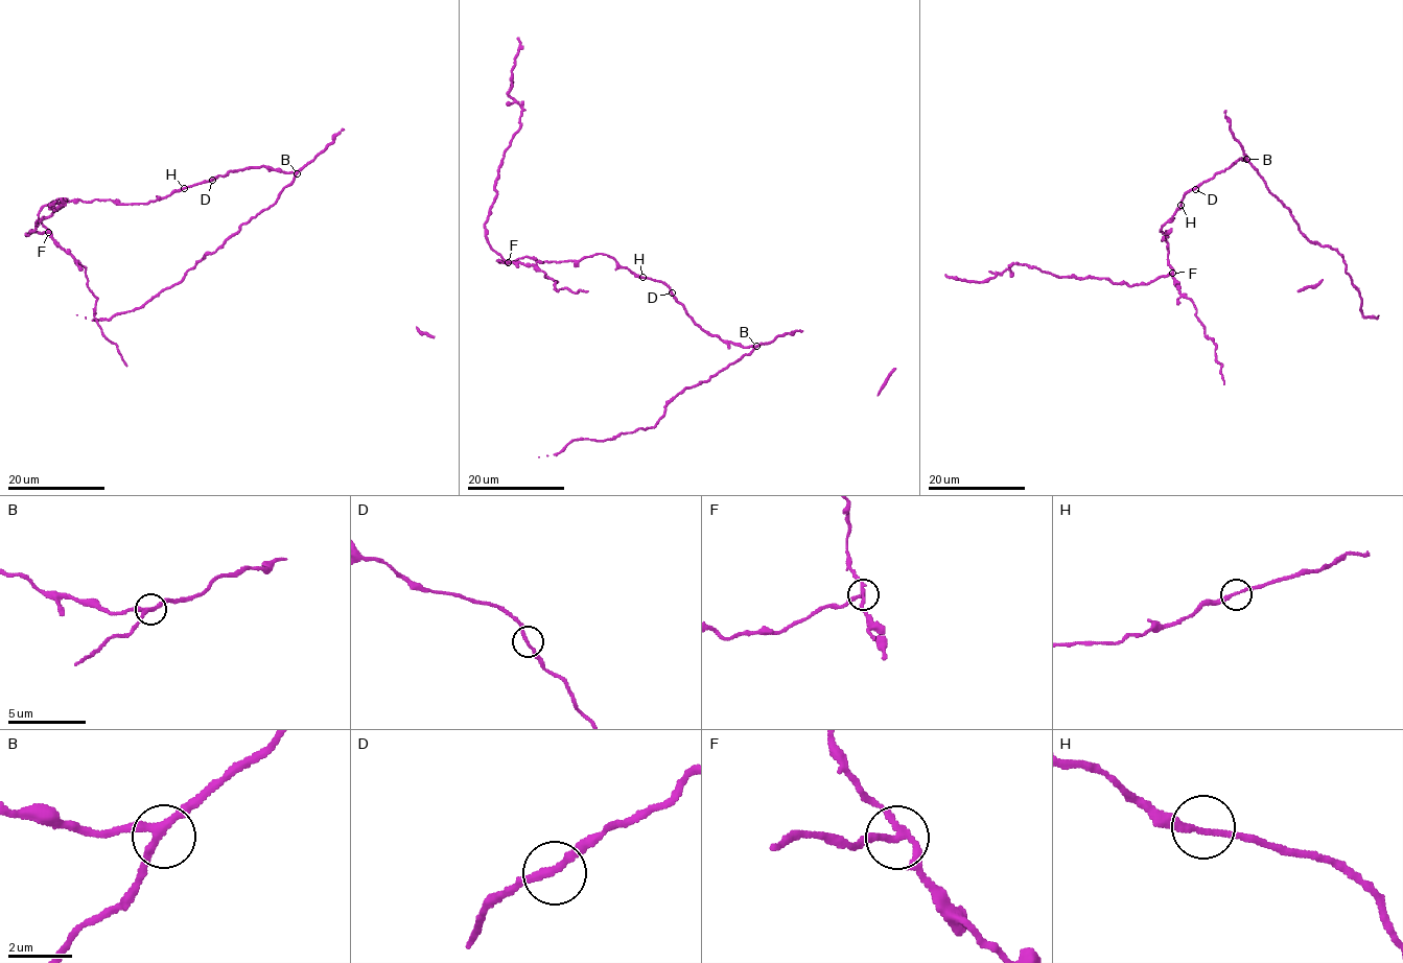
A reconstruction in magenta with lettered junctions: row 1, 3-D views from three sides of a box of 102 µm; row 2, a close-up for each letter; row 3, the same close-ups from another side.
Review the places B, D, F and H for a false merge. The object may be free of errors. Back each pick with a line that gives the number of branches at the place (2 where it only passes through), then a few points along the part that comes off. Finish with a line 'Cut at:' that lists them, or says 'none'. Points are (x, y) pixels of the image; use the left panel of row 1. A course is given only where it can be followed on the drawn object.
F: branches 3; course (48, 232), (25, 233), (62, 206), (64, 200), (51, 204), (54, 210), (62, 203), (60, 197)
Cut at: F

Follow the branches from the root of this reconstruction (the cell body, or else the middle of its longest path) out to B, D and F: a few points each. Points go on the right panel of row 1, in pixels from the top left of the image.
B: (1182, 203), (1190, 189), (1223, 171), (1238, 159), (1246, 159)
D: (1182, 203), (1186, 193), (1195, 189)
F: (1182, 203), (1160, 230), (1167, 232), (1162, 240), (1168, 243), (1168, 264), (1173, 273)

